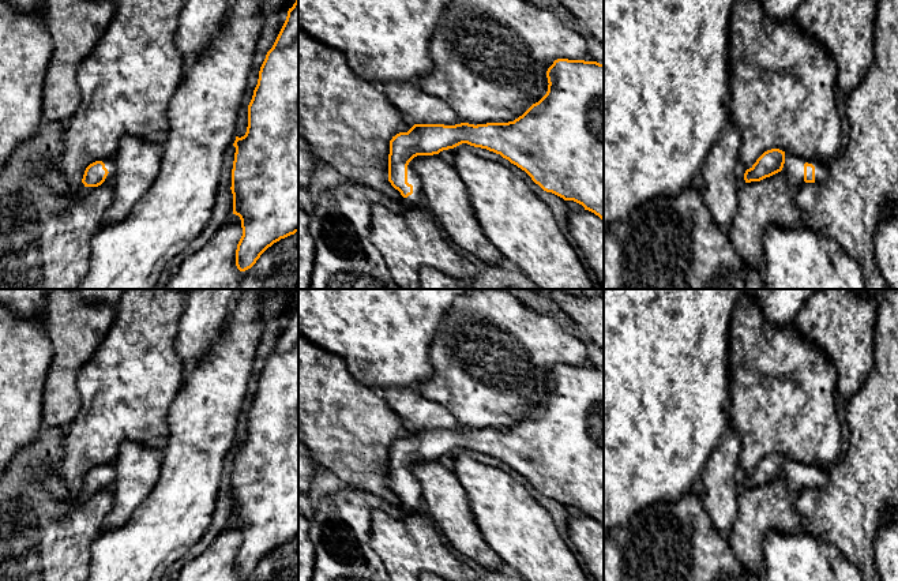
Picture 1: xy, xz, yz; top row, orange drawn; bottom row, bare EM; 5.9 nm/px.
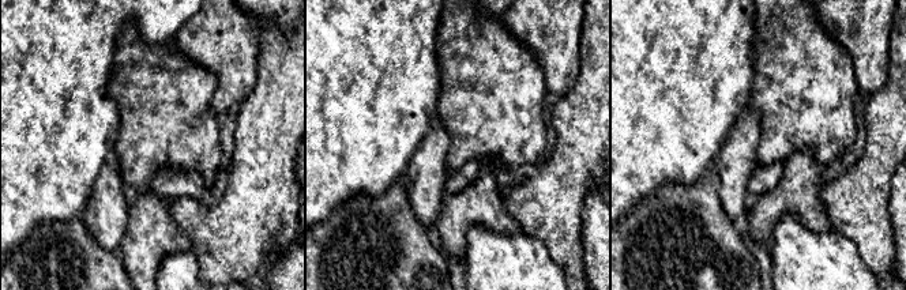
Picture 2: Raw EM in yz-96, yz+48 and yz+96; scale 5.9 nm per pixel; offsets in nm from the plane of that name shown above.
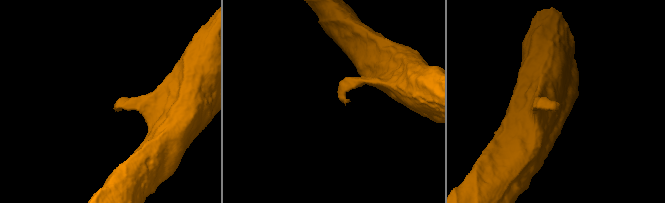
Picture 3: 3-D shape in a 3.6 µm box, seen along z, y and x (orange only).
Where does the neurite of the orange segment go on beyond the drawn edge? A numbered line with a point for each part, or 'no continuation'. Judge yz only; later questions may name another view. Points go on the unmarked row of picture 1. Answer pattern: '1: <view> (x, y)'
1: yz (793, 472)

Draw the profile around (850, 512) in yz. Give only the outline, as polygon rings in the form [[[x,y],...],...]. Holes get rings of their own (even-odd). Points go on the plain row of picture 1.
[[[887,289],[878,299],[878,304],[879,307],[873,333],[873,370],[864,386],[846,401],[846,420],[850,428],[848,449],[845,454],[835,461],[833,469],[830,471],[829,483],[824,488],[805,488],[804,491],[797,492],[794,499],[796,509],[804,521],[804,531],[824,540],[826,543],[835,546],[842,555],[860,570],[864,581],[883,581],[876,570],[875,546],[883,526],[888,522],[890,511],[898,507],[898,289]]]

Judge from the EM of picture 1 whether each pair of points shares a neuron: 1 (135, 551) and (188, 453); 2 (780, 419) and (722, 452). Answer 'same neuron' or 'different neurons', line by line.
1: same neuron
2: different neurons

